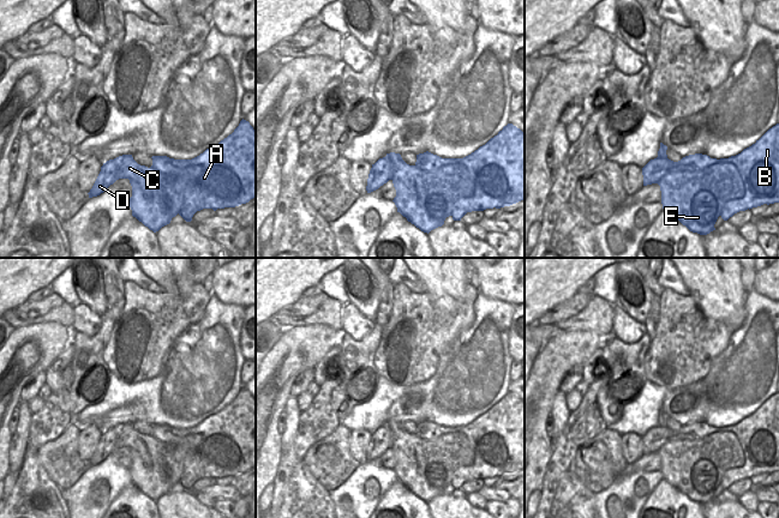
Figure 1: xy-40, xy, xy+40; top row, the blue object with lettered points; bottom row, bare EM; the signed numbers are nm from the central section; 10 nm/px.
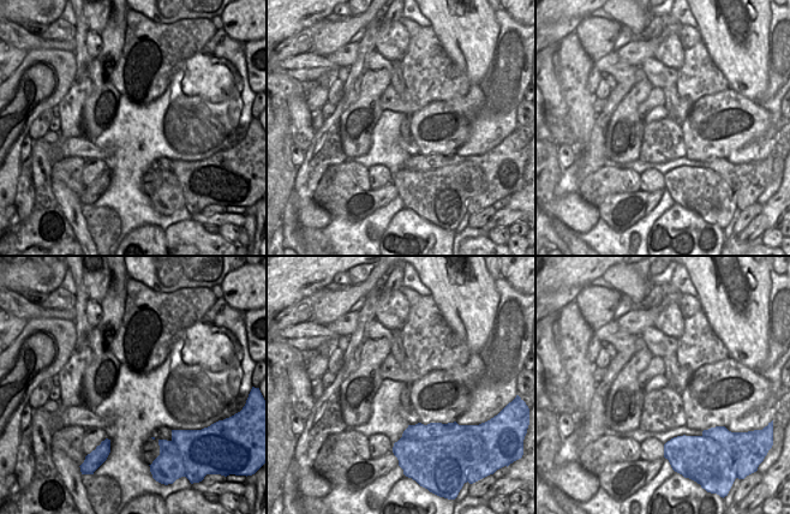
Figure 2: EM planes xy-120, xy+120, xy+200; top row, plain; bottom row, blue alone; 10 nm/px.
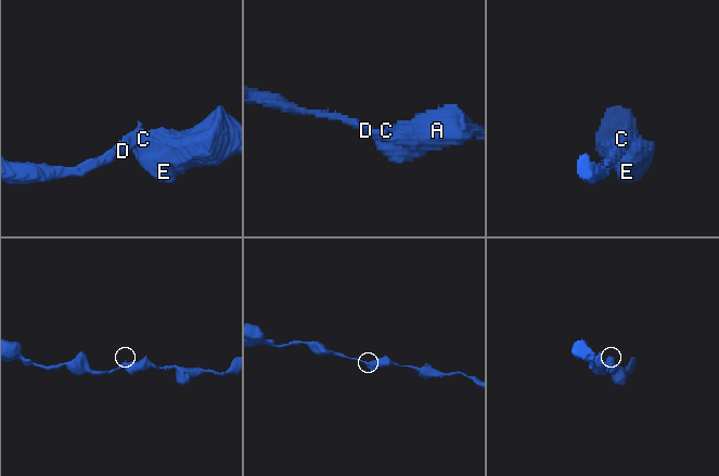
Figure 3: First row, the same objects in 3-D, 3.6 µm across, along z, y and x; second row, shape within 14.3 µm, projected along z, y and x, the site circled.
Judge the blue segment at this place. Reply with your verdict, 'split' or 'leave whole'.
split

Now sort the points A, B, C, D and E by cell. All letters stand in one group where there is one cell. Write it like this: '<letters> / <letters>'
A B C D / E

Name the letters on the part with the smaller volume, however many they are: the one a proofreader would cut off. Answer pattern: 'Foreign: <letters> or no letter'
Foreign: E

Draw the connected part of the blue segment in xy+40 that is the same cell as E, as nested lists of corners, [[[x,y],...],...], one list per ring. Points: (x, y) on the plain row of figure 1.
[[[705,439],[669,441],[658,453],[661,459],[663,477],[690,500],[707,504],[729,469],[717,457],[720,451],[709,451]]]

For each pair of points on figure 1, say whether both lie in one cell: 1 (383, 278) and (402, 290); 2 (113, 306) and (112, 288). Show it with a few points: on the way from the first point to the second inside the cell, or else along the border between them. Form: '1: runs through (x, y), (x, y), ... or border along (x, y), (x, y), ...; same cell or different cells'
1: border along (394, 284), (390, 313); different cells
2: runs through (113, 301), (113, 293); same cell

